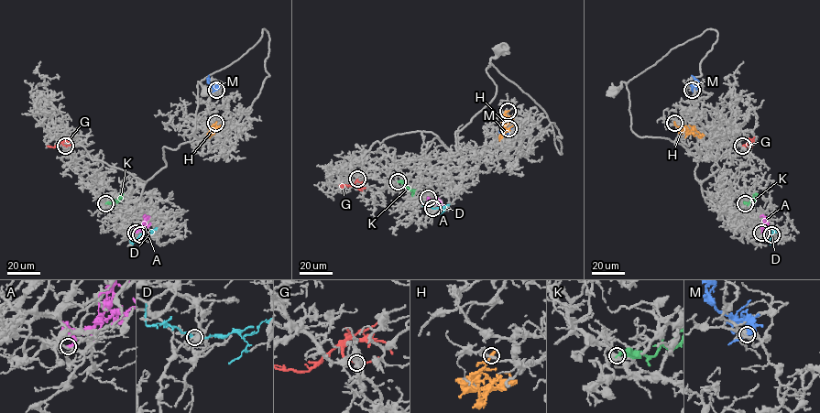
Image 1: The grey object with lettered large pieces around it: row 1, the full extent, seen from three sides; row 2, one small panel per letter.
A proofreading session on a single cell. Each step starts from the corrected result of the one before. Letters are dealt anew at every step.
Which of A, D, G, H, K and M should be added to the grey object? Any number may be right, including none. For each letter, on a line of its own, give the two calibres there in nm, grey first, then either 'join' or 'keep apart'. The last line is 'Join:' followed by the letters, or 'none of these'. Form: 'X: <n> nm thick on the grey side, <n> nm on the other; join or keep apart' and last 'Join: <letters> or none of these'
A: 240 nm thick on the grey side, 240 nm on the other; keep apart
D: 120 nm thick on the grey side, 190 nm on the other; keep apart
G: 300 nm thick on the grey side, 160 nm on the other; join
H: 240 nm thick on the grey side, 280 nm on the other; keep apart
K: 400 nm thick on the grey side, 240 nm on the other; keep apart
M: 240 nm thick on the grey side, 320 nm on the other; keep apart
Join: G

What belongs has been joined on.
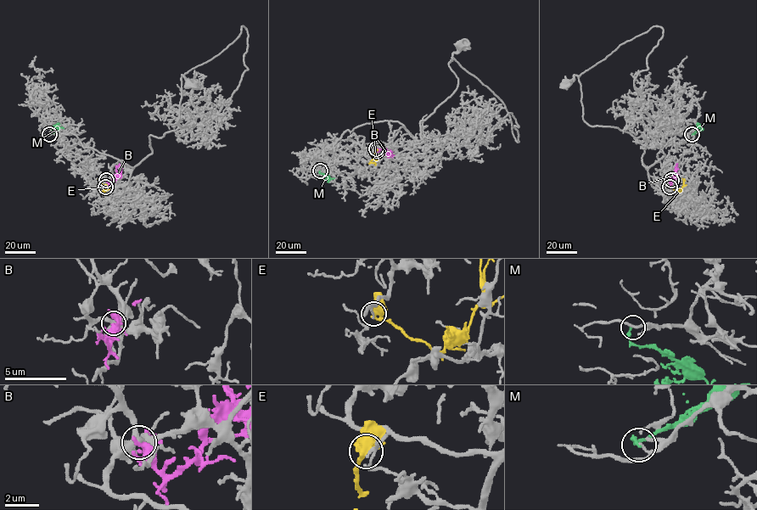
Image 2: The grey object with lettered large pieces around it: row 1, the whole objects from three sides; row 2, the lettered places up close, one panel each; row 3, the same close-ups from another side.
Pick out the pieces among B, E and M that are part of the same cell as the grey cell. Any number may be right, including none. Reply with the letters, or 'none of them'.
none of them

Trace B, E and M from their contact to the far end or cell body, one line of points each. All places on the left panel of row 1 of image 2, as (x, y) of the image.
B: (107, 180), (111, 182), (123, 164)
E: (105, 187), (103, 191), (99, 178)
M: (49, 134), (64, 128)

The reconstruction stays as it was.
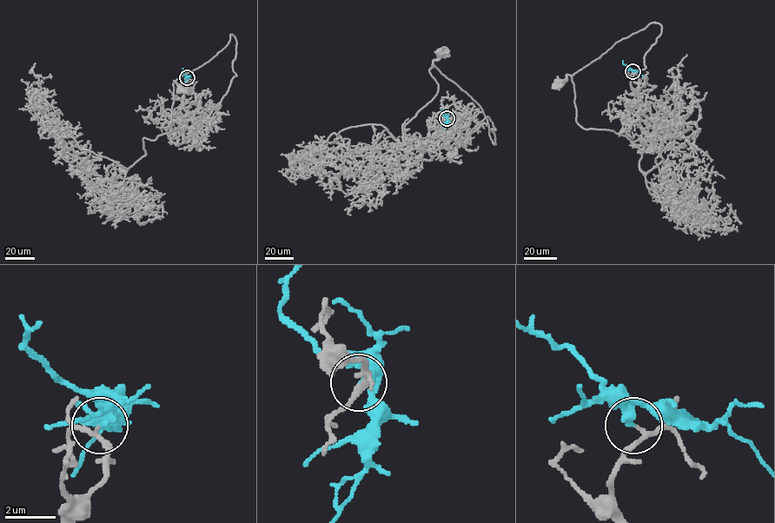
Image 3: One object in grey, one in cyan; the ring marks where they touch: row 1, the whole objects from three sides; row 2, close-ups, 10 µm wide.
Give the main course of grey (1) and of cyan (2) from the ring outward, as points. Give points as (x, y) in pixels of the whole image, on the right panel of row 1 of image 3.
1: (632, 71), (640, 110), (652, 117), (631, 81), (645, 68), (658, 23), (558, 85)
2: (632, 71), (623, 61)

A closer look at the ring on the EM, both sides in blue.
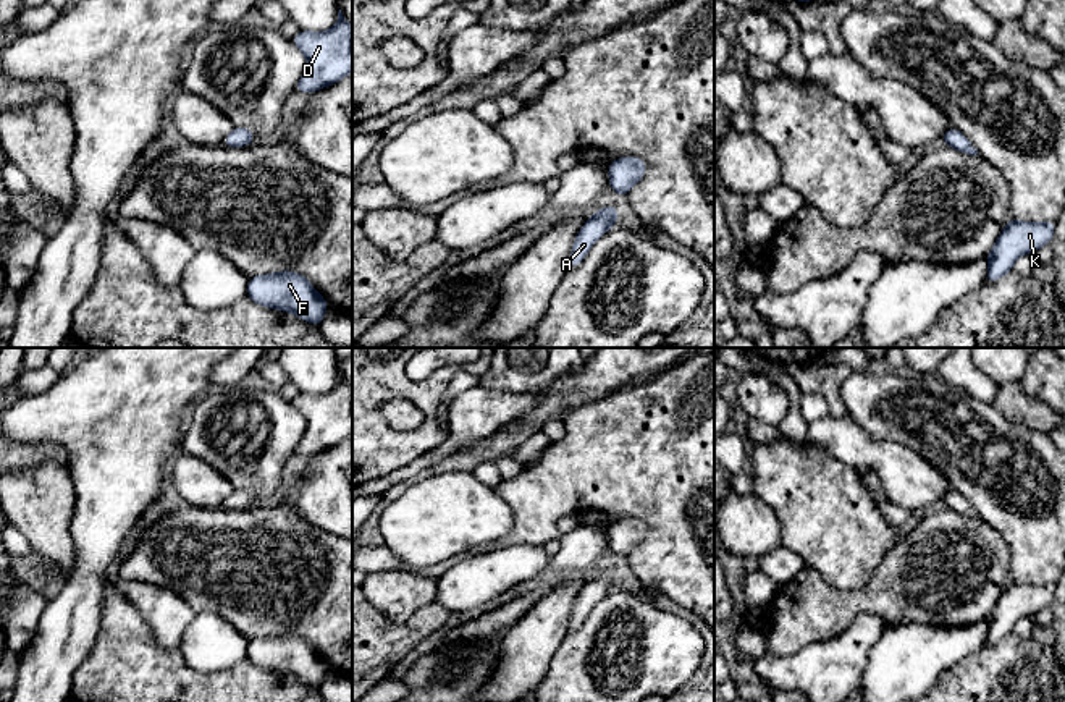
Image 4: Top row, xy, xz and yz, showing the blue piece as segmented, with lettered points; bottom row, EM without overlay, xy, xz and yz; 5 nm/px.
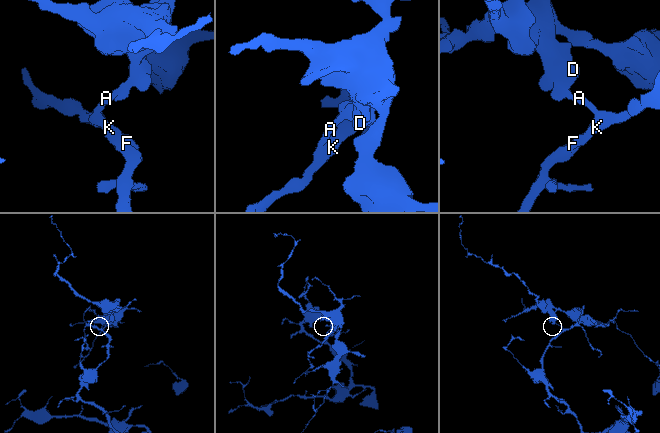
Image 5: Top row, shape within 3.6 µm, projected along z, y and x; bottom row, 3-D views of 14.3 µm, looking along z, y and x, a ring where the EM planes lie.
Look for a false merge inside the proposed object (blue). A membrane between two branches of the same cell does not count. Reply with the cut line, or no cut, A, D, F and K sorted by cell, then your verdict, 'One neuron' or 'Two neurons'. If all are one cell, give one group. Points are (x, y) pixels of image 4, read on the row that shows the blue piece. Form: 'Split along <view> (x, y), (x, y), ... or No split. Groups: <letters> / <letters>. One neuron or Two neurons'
No split. Groups: A D F K. One neuron

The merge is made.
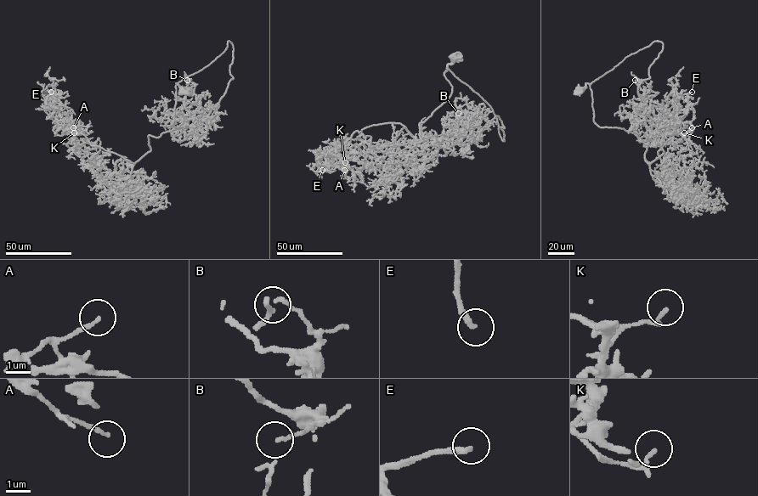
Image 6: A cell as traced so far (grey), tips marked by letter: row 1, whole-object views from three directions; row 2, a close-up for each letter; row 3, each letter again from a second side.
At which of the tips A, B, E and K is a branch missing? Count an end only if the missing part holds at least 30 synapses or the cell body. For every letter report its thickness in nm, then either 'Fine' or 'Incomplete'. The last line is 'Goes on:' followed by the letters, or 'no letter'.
A: Thickness 150 nm. Fine
B: Thickness 80 nm. Fine
E: Thickness 240 nm. Incomplete
K: Thickness 90 nm. Fine
Goes on: E

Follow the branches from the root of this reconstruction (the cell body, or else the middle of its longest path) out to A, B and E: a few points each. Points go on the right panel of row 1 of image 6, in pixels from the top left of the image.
A: (579, 92), (589, 84), (599, 126), (647, 136), (662, 148), (647, 163), (653, 134), (692, 127)
B: (579, 92), (630, 54), (661, 42), (649, 78), (637, 88), (656, 118), (648, 115), (644, 89), (635, 80)
E: (579, 92), (589, 84), (599, 126), (662, 148), (647, 163), (653, 136), (676, 130), (675, 106), (692, 92)

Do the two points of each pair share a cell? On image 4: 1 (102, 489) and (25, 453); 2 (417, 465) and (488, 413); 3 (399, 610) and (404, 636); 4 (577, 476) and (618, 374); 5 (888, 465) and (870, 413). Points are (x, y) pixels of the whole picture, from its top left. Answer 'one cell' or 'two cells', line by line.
1: two cells
2: one cell
3: two cells
4: two cells
5: two cells

